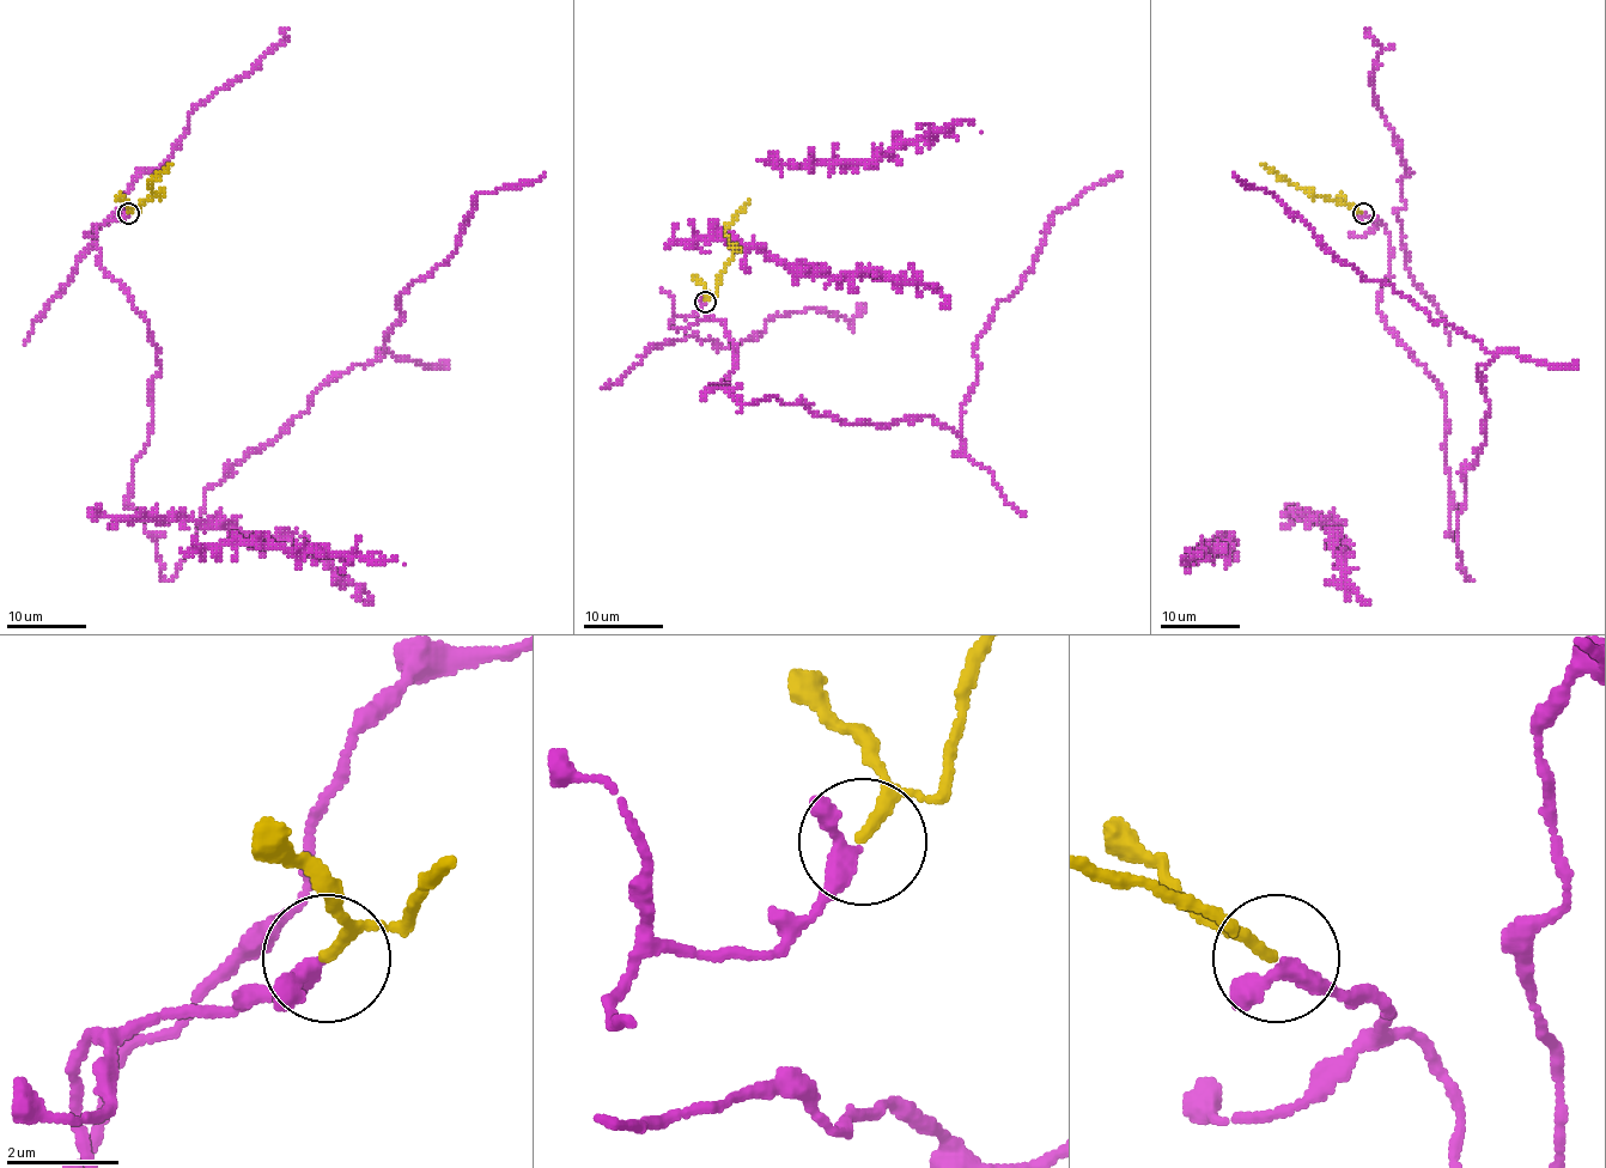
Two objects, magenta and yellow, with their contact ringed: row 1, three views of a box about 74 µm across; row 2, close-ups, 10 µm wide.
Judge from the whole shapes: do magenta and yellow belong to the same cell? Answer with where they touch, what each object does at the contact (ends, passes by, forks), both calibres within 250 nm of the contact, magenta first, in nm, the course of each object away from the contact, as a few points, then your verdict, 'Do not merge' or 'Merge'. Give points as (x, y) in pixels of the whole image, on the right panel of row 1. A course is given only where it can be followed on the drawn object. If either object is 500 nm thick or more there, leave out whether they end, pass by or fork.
Place: (1363, 213). At the ring magenta passes by. At the ring yellow ends. Thickness 280 nm (magenta) against 200 nm. Course of magenta: (1364, 213), (1388, 233), (1385, 321), (1446, 401), (1466, 579), (1460, 466), (1484, 443), (1492, 356), (1233, 171). Course of yellow: (1362, 213), (1354, 207), (1311, 195), (1263, 163). Merge

